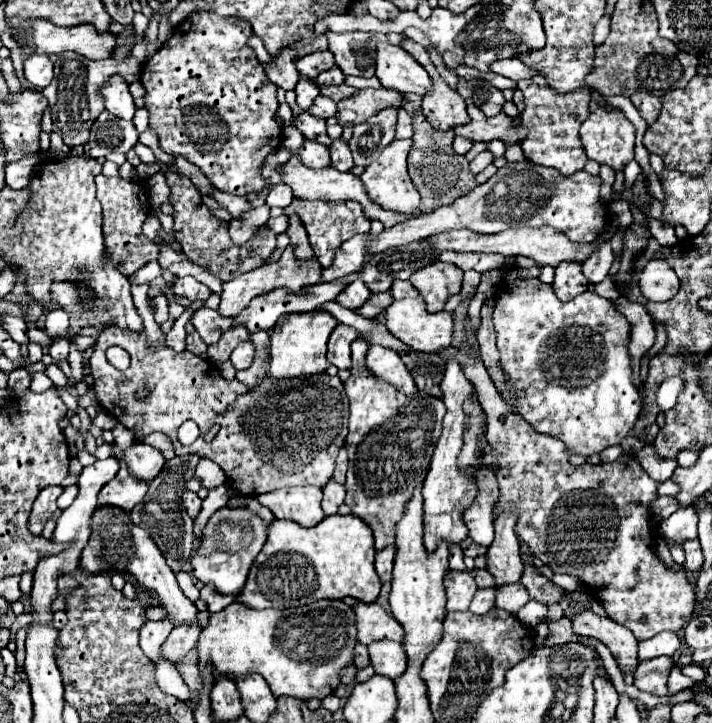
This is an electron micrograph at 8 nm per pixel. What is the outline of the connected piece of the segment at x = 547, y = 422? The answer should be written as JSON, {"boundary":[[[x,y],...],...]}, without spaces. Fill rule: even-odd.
{"boundary":[[[502,269],[504,277],[496,293],[494,327],[502,369],[520,393],[516,401],[518,411],[534,431],[564,441],[572,453],[590,457],[610,445],[618,445],[634,429],[642,409],[638,387],[632,381],[632,357],[628,351],[632,323],[616,311],[612,301],[596,293],[584,291],[570,301],[560,301],[552,285],[540,279],[520,279],[512,269]]]}

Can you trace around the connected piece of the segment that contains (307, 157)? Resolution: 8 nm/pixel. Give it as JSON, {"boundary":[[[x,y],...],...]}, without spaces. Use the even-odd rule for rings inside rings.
{"boundary":[[[306,141],[304,147],[300,149],[300,155],[302,155],[302,163],[306,163],[306,167],[312,169],[326,169],[332,165],[328,147],[316,141]]]}

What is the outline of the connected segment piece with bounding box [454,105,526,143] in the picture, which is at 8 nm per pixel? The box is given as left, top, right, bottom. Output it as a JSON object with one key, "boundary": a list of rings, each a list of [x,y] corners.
{"boundary":[[[472,105],[472,121],[454,127],[454,135],[462,135],[472,141],[484,143],[492,139],[502,139],[504,143],[518,143],[522,141],[522,135],[526,135],[526,131],[522,131],[520,127],[512,127],[512,119],[506,113],[486,117],[476,105]]]}

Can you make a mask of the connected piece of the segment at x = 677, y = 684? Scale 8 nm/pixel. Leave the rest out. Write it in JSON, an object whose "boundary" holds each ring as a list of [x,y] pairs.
{"boundary":[[[674,665],[674,669],[670,671],[670,679],[668,679],[668,697],[678,695],[682,689],[692,687],[692,685],[696,685],[696,681],[684,677],[680,671],[680,665]]]}

